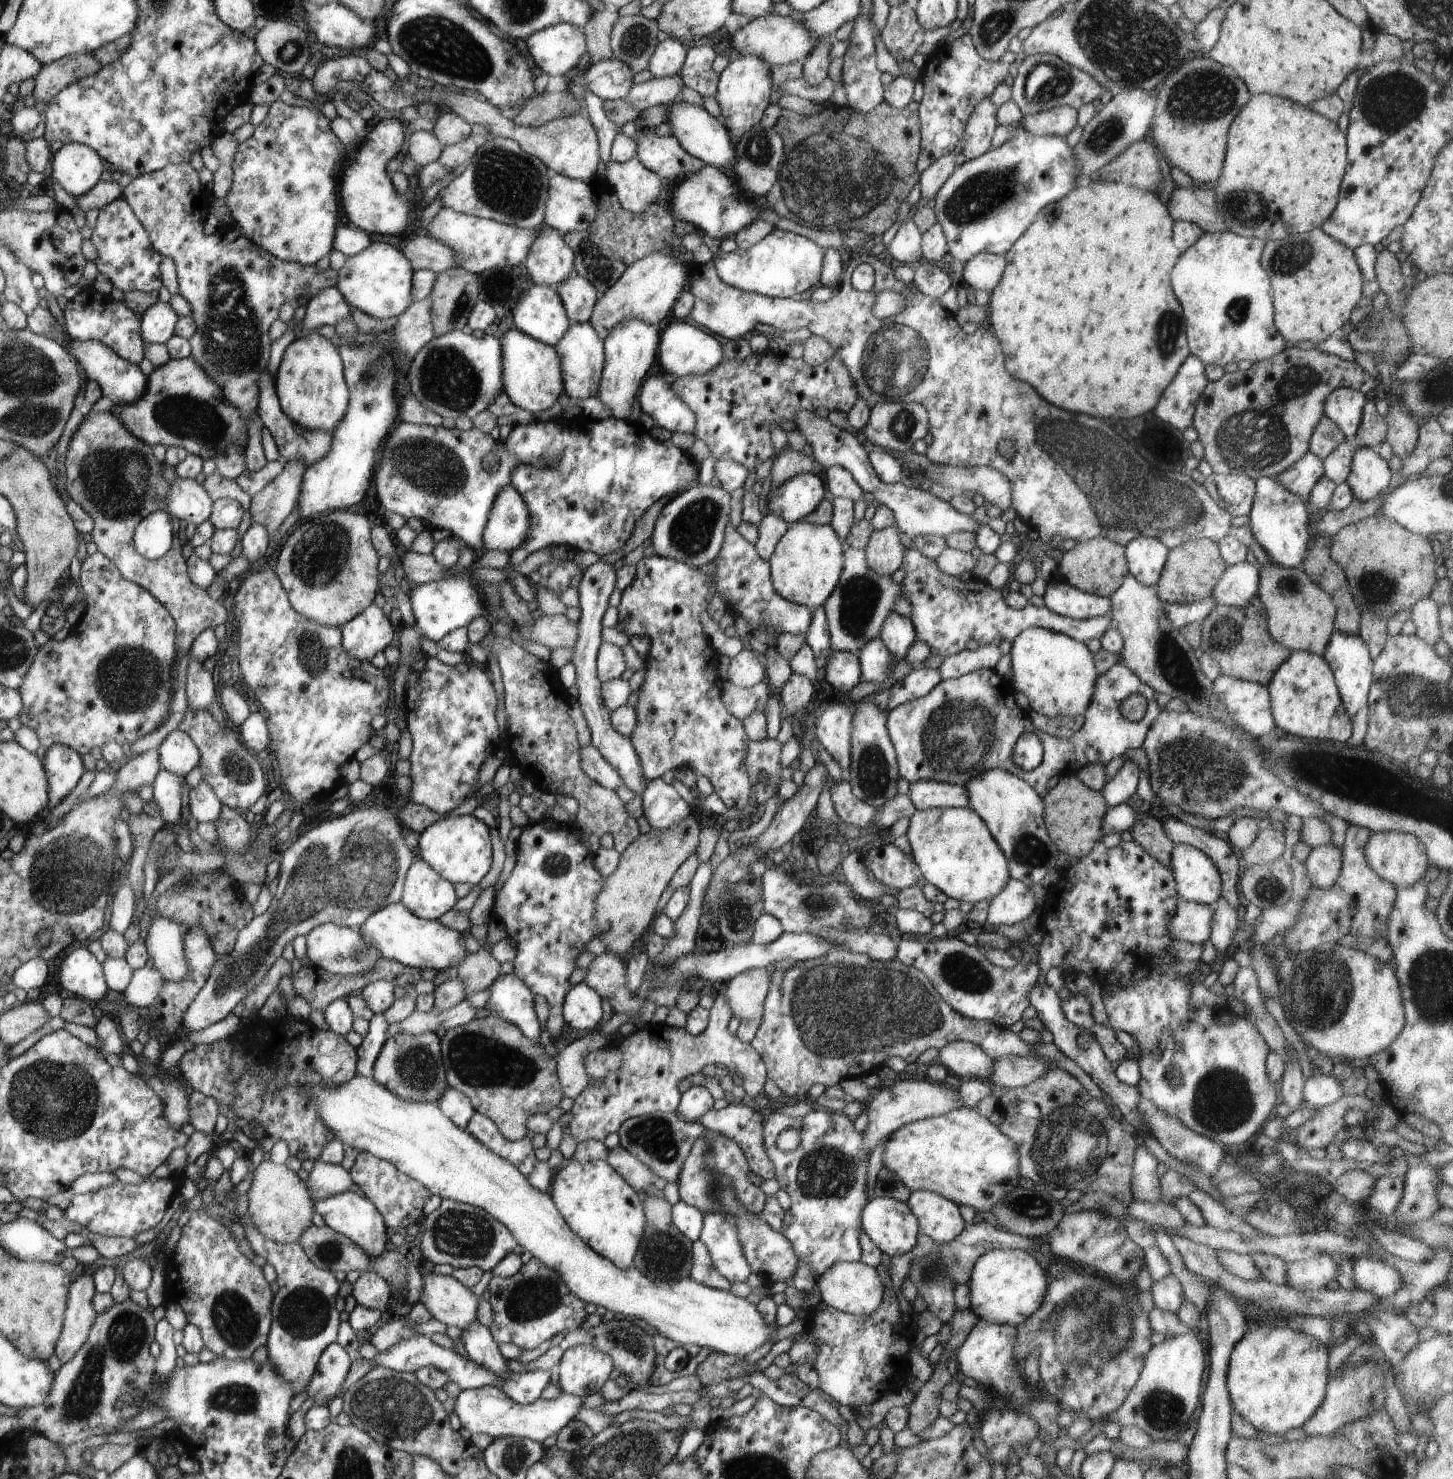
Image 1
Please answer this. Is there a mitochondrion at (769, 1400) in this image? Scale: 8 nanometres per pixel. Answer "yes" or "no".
no

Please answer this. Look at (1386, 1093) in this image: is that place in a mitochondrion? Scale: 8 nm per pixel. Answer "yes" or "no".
no

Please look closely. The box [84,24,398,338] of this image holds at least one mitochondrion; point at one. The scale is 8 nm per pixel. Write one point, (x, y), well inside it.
(288, 54)

